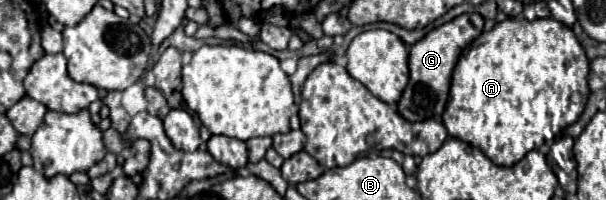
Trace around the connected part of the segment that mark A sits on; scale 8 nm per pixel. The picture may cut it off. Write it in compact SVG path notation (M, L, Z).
M516 17L516 19L506 19L502 23L496 23L488 33L482 33L478 39L474 39L466 49L464 53L460 55L454 71L452 71L452 85L450 85L450 99L448 99L448 105L442 113L442 123L446 125L448 133L454 137L454 139L460 139L468 145L474 145L478 147L492 163L496 165L504 165L504 167L512 167L514 163L518 163L526 153L538 149L542 143L546 143L555 139L555 137L566 129L566 125L572 125L580 113L584 111L584 105L586 105L586 99L588 99L588 83L586 83L586 77L588 77L588 71L590 71L590 63L586 59L586 53L582 49L582 45L578 43L578 39L574 37L572 29L564 27L560 21L556 19L536 19L536 21L526 21L522 17Z

